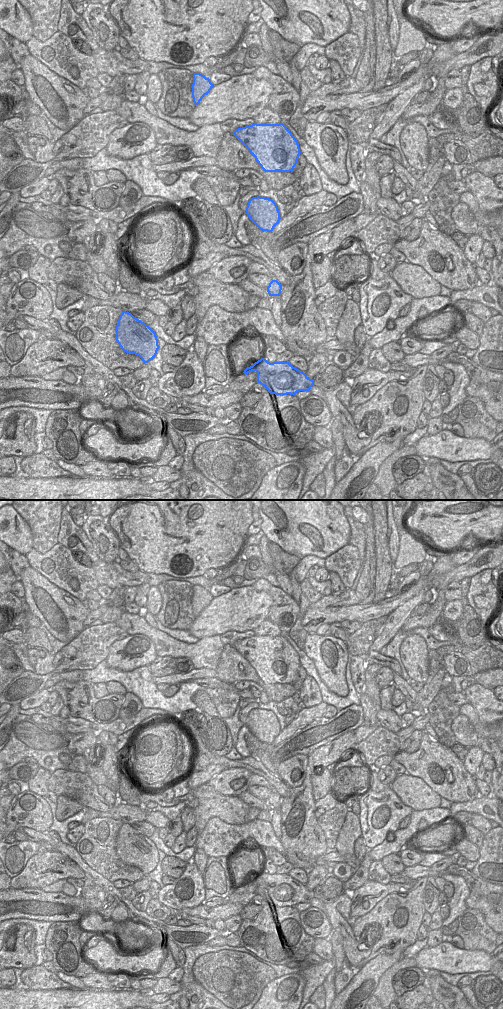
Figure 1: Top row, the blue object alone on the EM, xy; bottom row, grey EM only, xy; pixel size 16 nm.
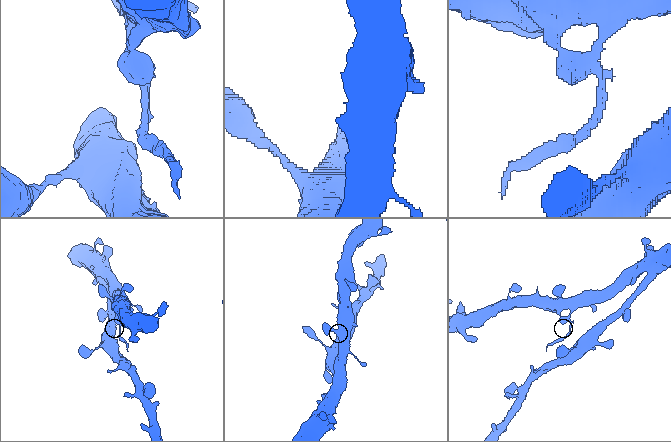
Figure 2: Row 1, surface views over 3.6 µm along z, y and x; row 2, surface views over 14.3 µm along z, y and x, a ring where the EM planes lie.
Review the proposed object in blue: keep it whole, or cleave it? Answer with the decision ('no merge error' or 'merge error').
merge error

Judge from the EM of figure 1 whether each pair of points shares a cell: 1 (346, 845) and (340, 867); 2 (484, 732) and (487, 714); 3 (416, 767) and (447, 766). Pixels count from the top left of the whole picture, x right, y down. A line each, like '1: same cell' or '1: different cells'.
1: different cells
2: different cells
3: same cell

